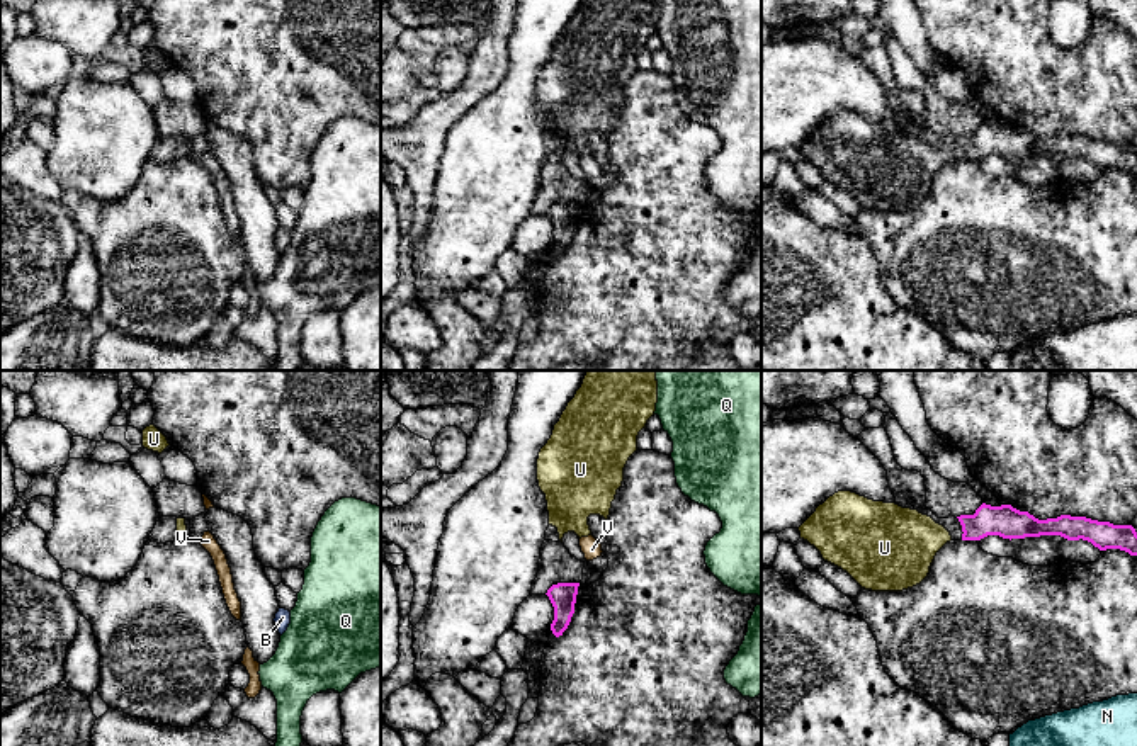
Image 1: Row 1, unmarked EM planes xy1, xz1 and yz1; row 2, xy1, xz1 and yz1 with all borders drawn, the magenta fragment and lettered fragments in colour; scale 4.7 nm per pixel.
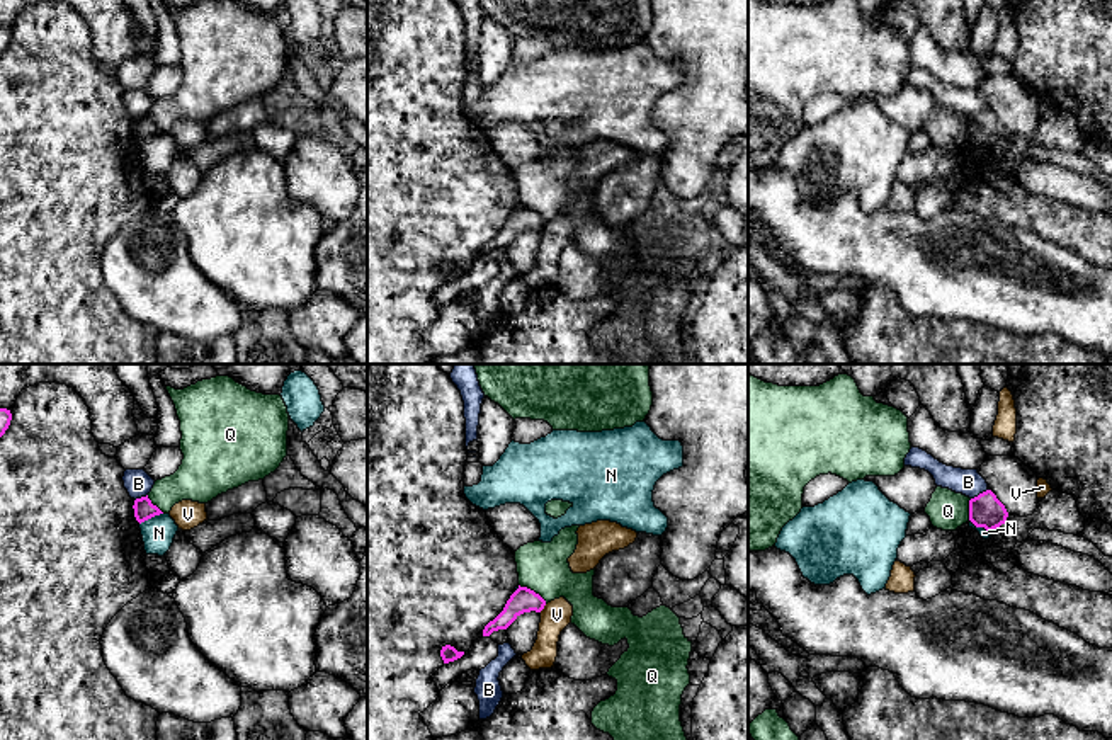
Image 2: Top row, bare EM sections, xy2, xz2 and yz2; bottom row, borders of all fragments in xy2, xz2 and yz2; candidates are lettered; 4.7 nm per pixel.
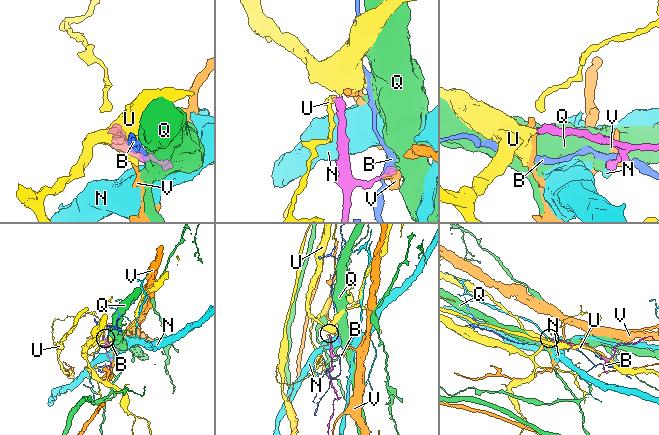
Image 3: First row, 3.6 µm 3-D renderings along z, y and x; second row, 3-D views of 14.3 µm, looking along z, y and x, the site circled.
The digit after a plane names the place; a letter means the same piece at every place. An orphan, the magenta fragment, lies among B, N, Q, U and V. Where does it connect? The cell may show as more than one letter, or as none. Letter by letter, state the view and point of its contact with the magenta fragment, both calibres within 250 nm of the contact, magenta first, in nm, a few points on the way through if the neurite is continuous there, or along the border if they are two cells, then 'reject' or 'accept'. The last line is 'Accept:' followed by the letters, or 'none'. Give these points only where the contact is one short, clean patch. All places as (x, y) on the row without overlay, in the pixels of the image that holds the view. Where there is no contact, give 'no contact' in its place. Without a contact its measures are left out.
B: yz2 (980, 113) | 160/130 nm | reject
N: xy2 (150, 136) | 100/150 nm | along xy2 (162, 131), (140, 143) | reject
Q: xz2 (533, 210) | 120/240 nm | along xz2 (519, 203), (533, 208), (546, 222) | reject
U: yz1 (962, 146) | 150/20 nm | across yz1 (1005, 140), (962, 146), (961, 145) | accept
V: xz2 (543, 227) | 120/140 nm | along xz2 (546, 223), (539, 230) | reject
Accept: U

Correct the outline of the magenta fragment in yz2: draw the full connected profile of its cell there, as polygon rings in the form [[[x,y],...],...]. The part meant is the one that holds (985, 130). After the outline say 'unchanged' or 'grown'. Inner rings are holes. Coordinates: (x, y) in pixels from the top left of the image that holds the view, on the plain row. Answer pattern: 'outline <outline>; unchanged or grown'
outline [[[991,109],[969,119],[969,139],[976,146],[993,150],[1007,141],[1008,131]]]; unchanged

